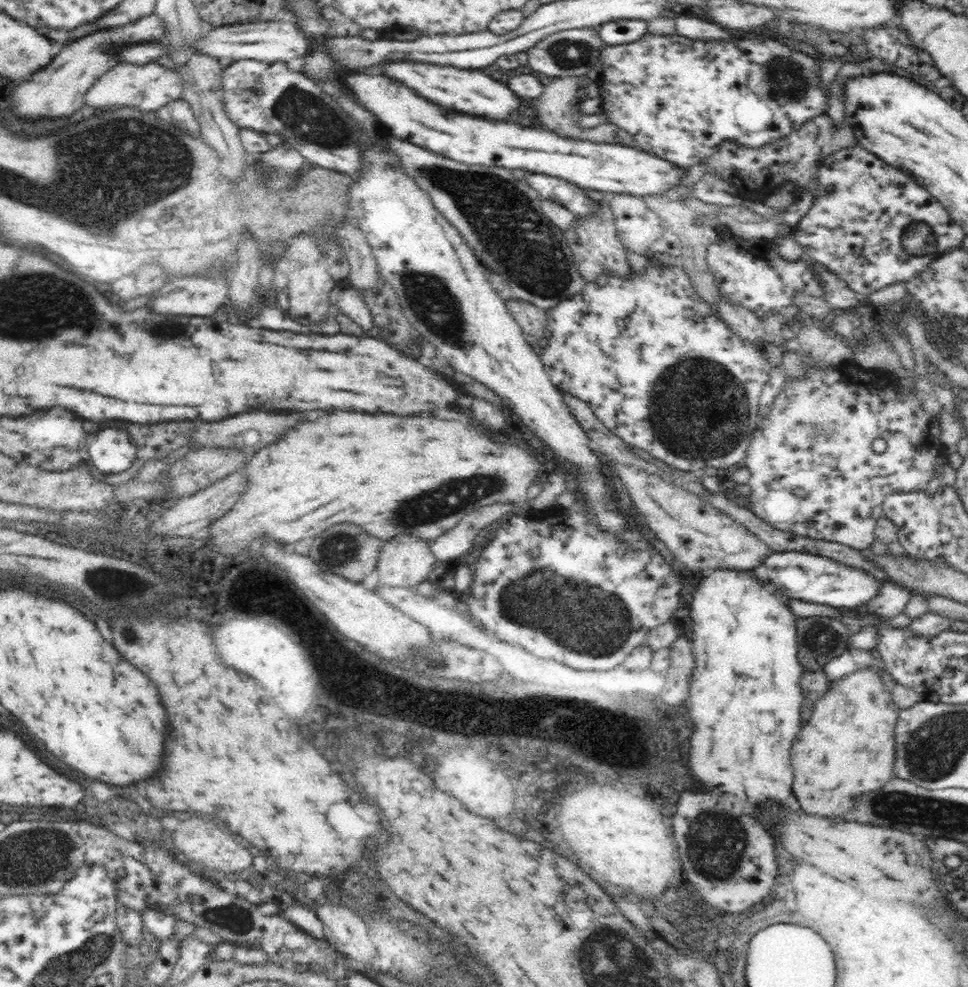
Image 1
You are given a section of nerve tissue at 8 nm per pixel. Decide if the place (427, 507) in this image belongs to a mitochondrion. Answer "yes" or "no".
yes

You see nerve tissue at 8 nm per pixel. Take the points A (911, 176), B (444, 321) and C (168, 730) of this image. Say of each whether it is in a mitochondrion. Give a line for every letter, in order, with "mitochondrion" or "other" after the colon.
A: other
B: mitochondrion
C: other

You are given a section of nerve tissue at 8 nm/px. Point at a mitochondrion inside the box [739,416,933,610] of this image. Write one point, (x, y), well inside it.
(834, 435)

